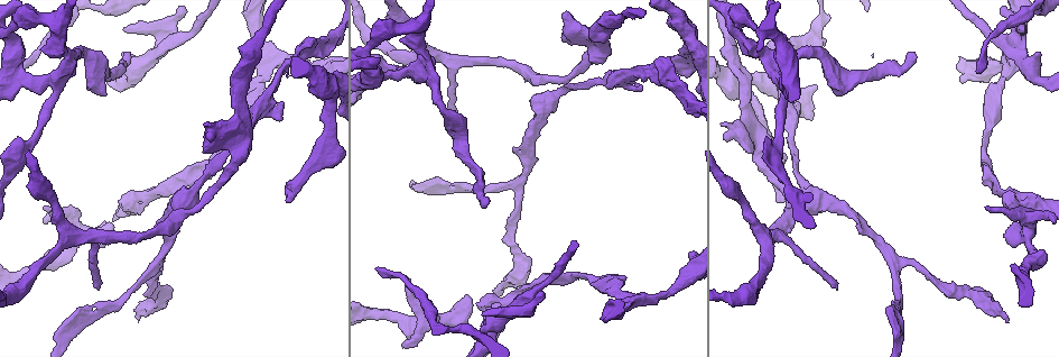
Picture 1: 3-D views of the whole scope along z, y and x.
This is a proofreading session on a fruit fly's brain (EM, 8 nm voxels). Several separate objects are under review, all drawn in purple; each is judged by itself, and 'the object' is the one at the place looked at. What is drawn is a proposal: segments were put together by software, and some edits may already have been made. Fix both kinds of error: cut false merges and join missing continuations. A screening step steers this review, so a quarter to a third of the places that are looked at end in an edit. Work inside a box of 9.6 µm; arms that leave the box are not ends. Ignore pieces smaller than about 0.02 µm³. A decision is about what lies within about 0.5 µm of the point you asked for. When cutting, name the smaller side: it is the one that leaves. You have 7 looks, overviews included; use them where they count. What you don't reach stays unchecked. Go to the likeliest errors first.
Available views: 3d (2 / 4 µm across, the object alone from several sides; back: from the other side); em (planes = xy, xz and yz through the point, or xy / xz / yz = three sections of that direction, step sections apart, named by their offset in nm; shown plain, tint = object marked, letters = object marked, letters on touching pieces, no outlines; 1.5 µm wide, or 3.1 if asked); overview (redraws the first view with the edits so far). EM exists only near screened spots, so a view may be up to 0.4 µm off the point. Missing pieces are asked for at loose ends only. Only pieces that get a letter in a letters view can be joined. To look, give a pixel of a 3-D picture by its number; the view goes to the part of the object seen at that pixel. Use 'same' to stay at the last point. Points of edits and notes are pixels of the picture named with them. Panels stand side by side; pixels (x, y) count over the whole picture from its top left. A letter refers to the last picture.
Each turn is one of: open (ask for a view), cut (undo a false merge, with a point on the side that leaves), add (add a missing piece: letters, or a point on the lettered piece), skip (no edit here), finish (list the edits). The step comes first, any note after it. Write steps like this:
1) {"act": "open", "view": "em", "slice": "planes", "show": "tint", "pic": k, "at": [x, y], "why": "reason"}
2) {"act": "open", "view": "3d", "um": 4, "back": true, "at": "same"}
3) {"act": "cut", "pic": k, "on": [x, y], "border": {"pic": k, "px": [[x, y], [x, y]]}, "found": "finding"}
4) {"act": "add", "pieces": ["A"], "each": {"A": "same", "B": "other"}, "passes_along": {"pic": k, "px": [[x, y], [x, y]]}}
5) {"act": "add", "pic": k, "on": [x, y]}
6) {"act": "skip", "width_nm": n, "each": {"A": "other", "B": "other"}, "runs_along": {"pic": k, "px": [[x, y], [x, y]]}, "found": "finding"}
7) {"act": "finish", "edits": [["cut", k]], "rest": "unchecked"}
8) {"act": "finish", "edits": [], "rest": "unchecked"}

{"act": "open", "view": "3d", "um": 4, "pic": 1, "at": [128, 54], "why": "end of a long branch"}

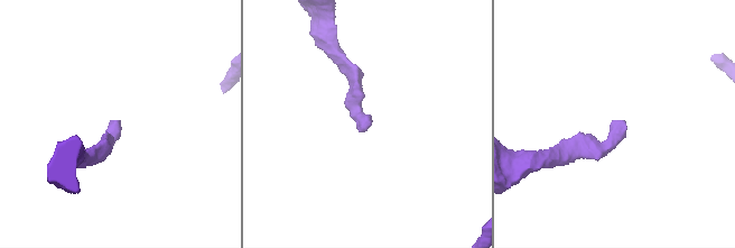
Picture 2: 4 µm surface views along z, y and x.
{"act": "open", "view": "em", "slice": "yz", "step": 4, "show": "letters", "pic": 2, "at": [617, 121]}

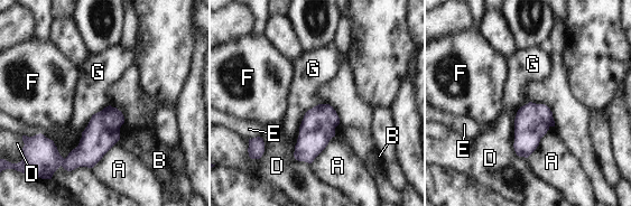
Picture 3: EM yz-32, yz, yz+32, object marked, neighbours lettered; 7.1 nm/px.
{"act": "open", "view": "em", "slice": "planes", "show": "letters", "at": "same"}

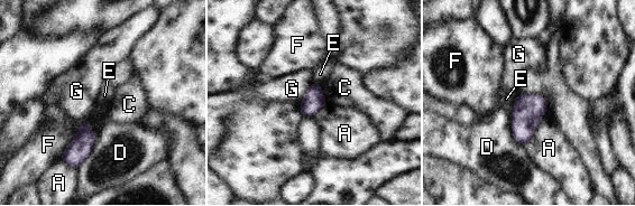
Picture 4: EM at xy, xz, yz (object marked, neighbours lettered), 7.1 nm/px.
{"act": "skip", "each": {"A": "other", "C": "other", "D": "other", "E": "other", "F": "other", "G": "other"}, "border": {"pic": 4, "px": [[312, 83], [298, 103]]}, "found": "no lettered piece goes on from it"}

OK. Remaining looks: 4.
{"act": "open", "view": "em", "slice": "planes", "show": "letters", "pic": 1, "at": [834, 287]}

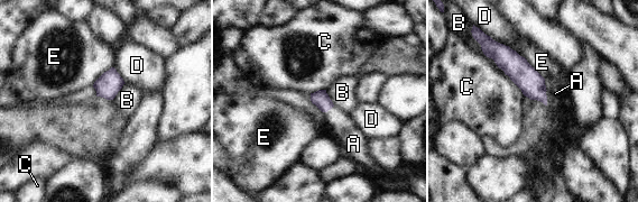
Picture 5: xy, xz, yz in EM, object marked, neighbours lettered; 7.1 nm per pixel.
{"act": "add", "pieces": ["A"], "each": {"A": "same", "B": "other", "C": "other", "D": "other", "E": "other"}, "passes_along": {"pic": 5, "px": [[521, 73], [546, 98], [555, 93]]}, "found": "the neuron continues"}

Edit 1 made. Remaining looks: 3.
{"act": "open", "view": "overview", "why": "see it whole again"}

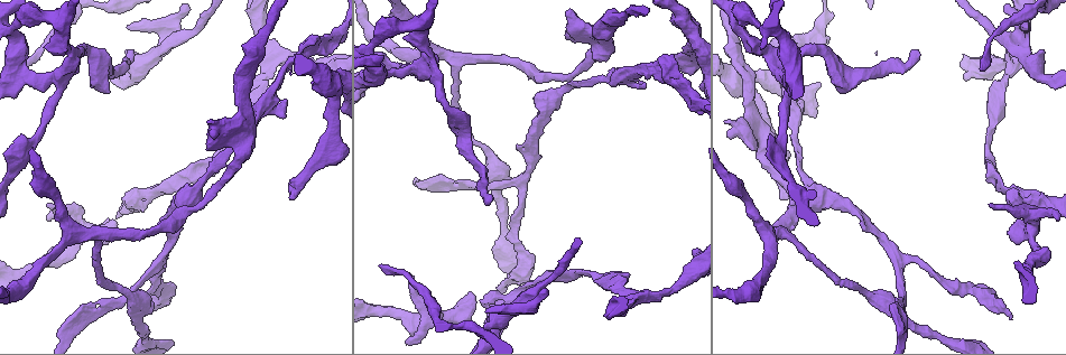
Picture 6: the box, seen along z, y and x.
{"act": "open", "view": "3d", "um": 4, "pic": 6, "at": [774, 45], "why": "branch stops here"}

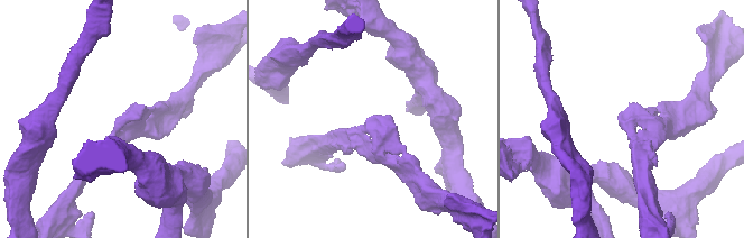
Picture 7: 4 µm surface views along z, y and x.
{"act": "open", "view": "em", "slice": "planes", "show": "letters", "pic": 7, "at": [617, 119]}

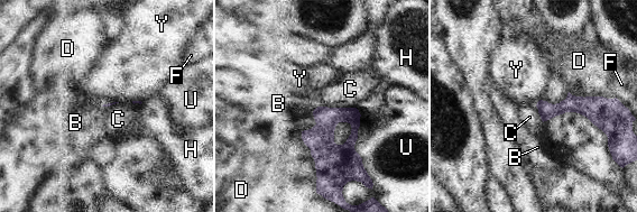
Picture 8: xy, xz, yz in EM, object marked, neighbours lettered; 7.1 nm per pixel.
{"act": "skip", "each": {"B": "other", "C": "other", "D": "other", "F": "other", "H": "other", "U": "other", "Y": "other"}, "runs_along": {"pic": 8, "px": [[605, 101], [598, 106], [539, 106]]}, "found": "none of them fits"}

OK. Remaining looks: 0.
{"act": "finish", "edits": [["add", 5]], "rest": "unchecked"}

